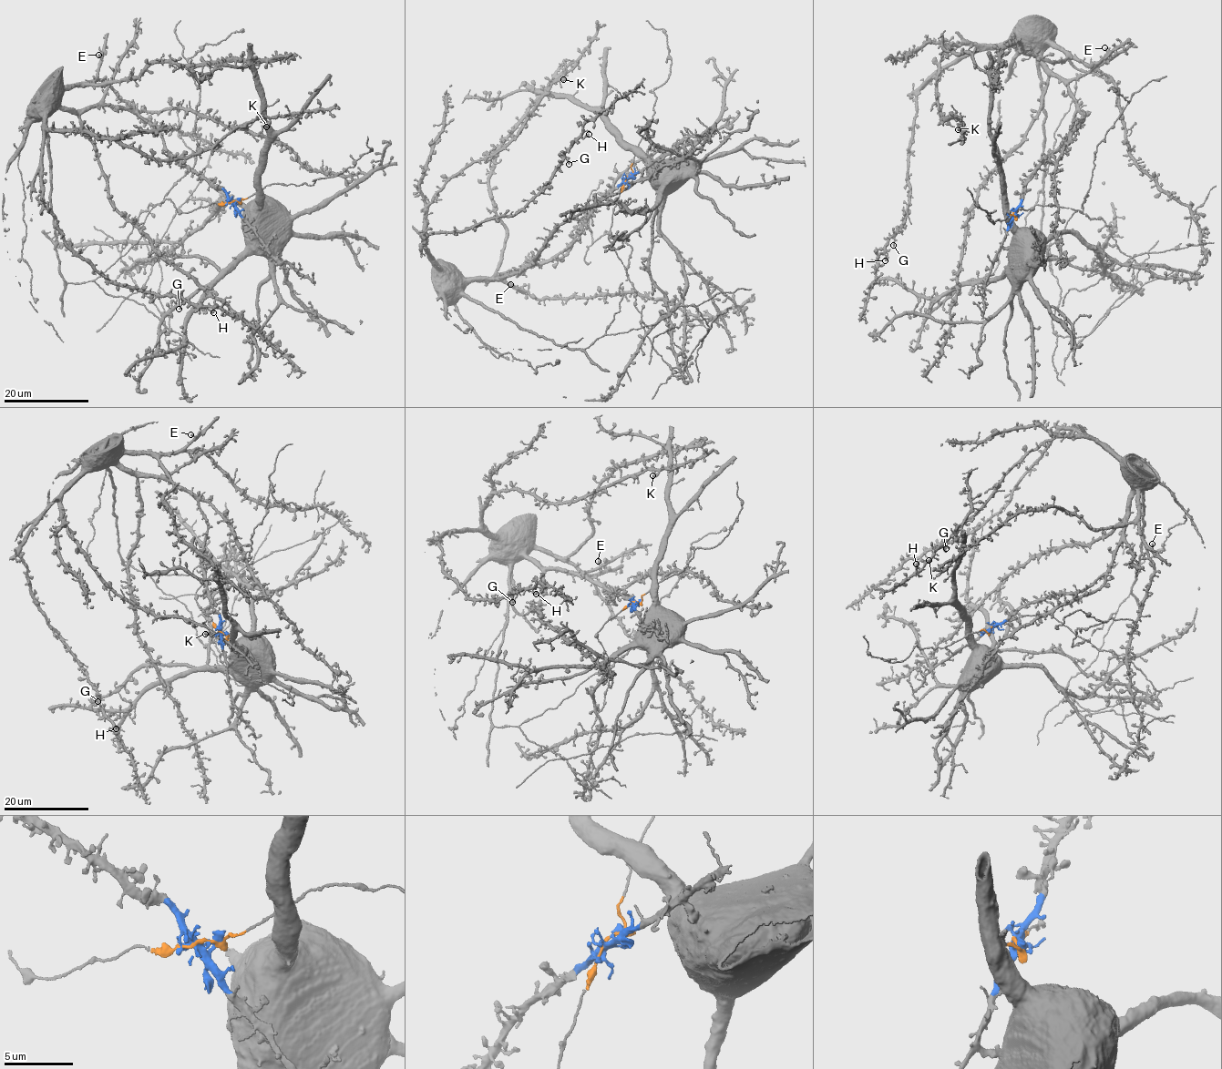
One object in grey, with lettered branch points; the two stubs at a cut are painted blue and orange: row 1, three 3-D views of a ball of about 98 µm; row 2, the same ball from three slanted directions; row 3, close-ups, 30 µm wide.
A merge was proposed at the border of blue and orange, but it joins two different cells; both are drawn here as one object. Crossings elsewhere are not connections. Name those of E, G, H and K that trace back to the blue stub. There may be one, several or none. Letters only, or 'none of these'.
E, G, H, K

